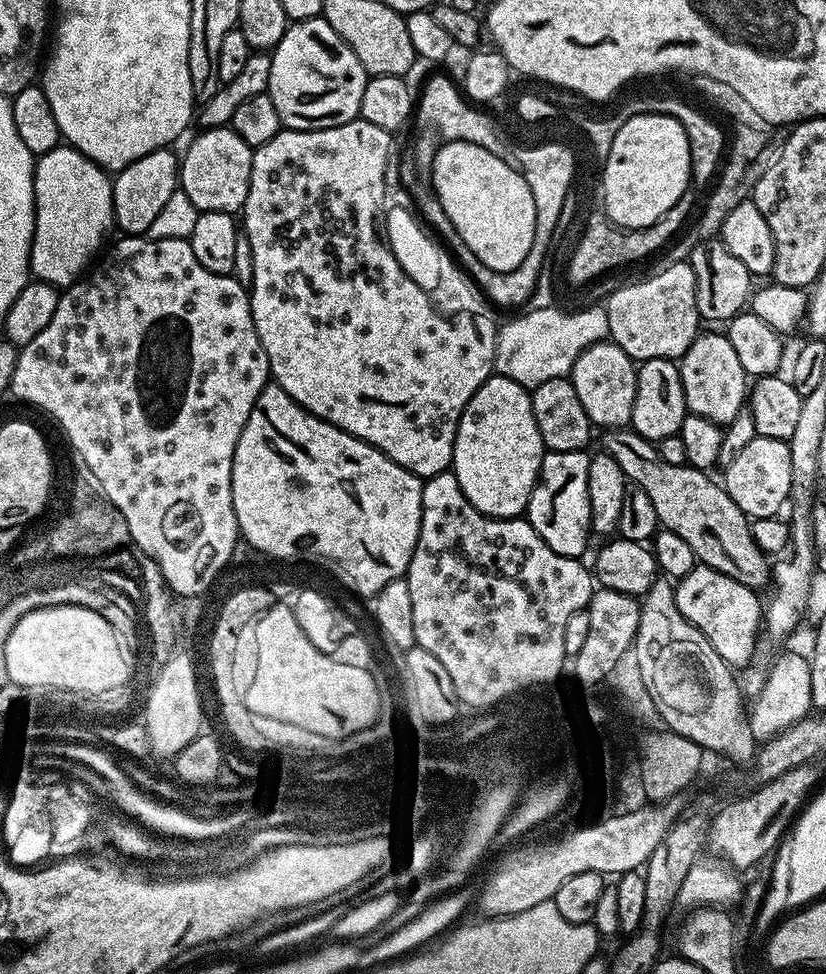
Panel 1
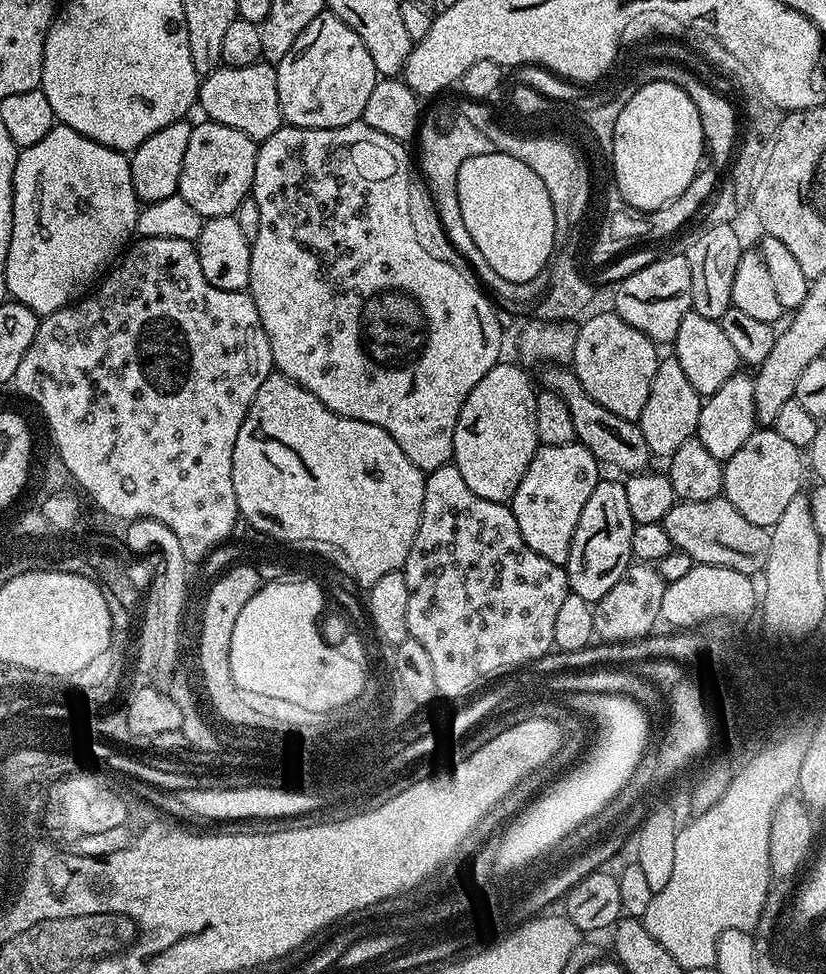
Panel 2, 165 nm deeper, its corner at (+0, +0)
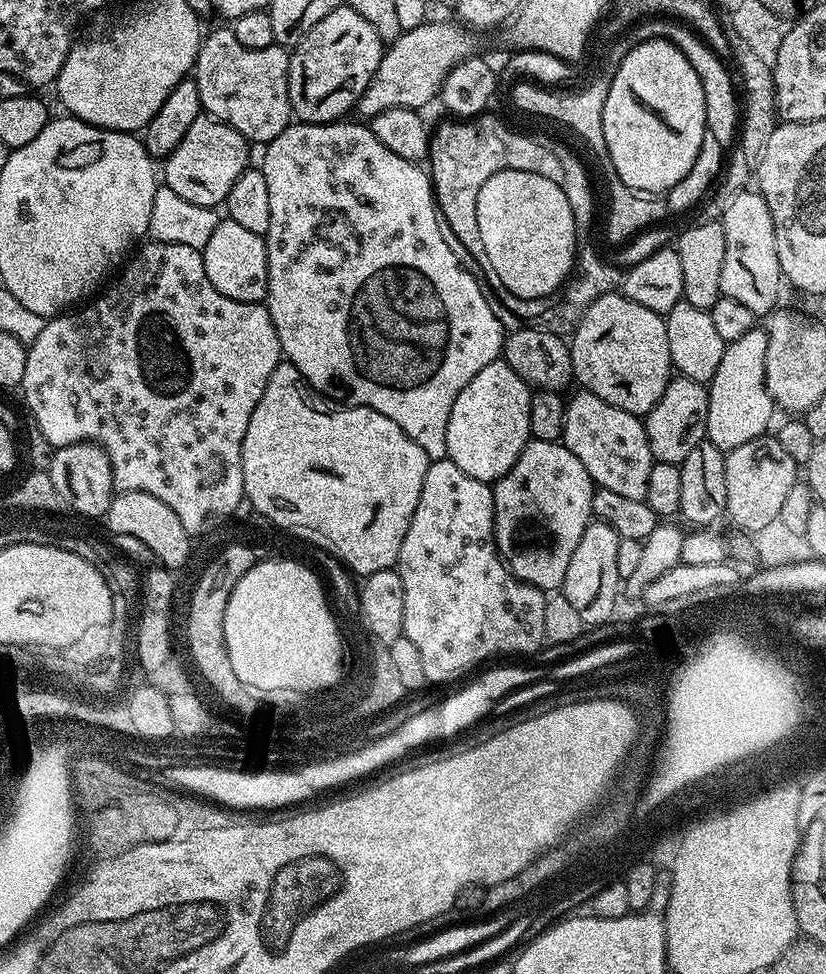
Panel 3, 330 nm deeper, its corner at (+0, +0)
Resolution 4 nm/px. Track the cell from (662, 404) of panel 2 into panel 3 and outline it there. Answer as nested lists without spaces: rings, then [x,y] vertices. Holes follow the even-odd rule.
[[[676,374],[669,380],[666,390],[662,390],[662,398],[658,398],[656,405],[643,417],[644,429],[650,442],[653,461],[662,464],[681,464],[694,450],[694,446],[705,443],[708,427],[706,414],[708,413],[708,390],[705,385]]]

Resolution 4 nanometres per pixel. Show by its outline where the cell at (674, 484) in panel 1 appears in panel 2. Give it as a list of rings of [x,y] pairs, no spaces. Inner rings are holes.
[[[548,366],[543,369],[540,380],[543,391],[558,394],[562,402],[566,402],[566,410],[570,410],[570,419],[574,422],[574,434],[576,440],[586,446],[593,454],[594,458],[601,465],[609,464],[612,468],[617,468],[623,474],[640,474],[653,463],[652,451],[646,446],[646,438],[642,438],[642,430],[639,423],[618,418],[618,414],[610,414],[606,406],[598,406],[590,394],[582,387],[582,382],[578,382],[576,373],[568,366]]]

